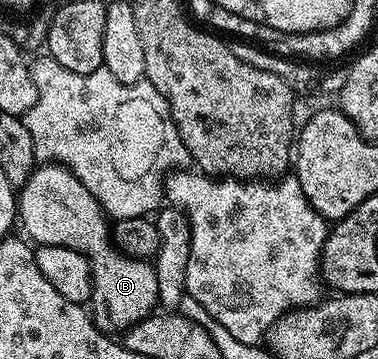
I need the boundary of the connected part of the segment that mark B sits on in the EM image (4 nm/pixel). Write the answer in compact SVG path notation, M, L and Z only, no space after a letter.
M61 164L36 165L29 180L18 191L17 222L20 227L23 225L24 232L22 231L22 233L32 243L39 246L64 246L87 255L91 265L89 313L94 325L98 326L100 330L122 332L138 319L148 317L156 309L159 293L157 292L157 276L154 265L142 258L130 258L113 247L112 231L109 229L109 222L103 209L99 207L99 201L91 195L89 188L85 188L85 184L81 184L81 180L77 180L77 176L73 176L73 172L69 172Z

